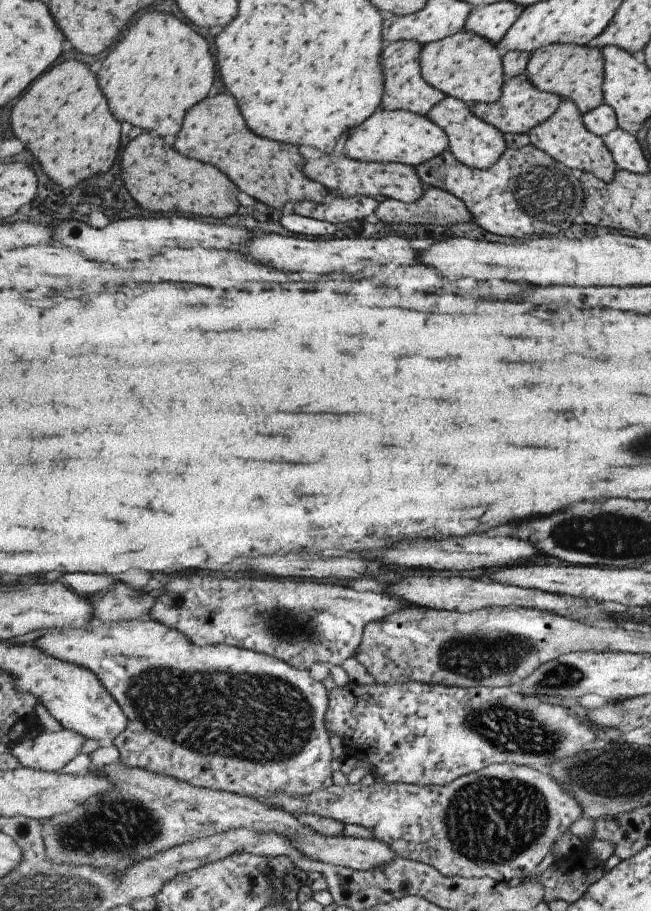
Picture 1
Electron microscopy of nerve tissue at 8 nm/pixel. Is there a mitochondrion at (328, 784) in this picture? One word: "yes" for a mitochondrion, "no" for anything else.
no

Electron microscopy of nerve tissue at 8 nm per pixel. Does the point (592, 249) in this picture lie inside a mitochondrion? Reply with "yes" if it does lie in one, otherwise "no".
no

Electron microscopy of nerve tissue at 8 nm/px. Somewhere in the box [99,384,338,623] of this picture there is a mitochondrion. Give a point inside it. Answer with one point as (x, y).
(174, 601)

